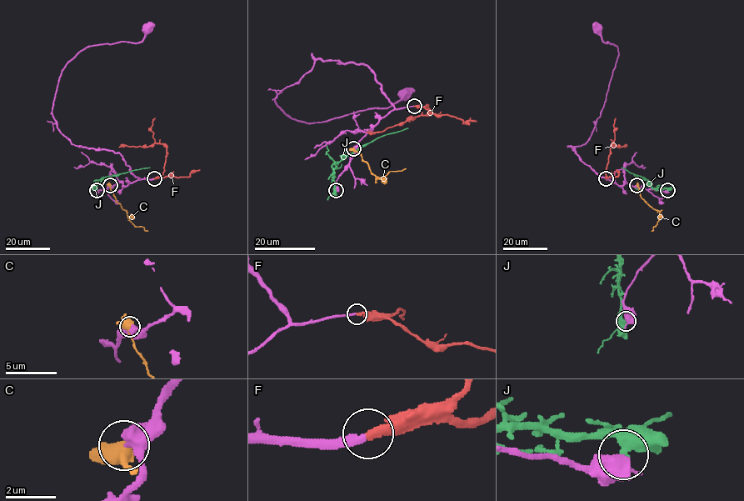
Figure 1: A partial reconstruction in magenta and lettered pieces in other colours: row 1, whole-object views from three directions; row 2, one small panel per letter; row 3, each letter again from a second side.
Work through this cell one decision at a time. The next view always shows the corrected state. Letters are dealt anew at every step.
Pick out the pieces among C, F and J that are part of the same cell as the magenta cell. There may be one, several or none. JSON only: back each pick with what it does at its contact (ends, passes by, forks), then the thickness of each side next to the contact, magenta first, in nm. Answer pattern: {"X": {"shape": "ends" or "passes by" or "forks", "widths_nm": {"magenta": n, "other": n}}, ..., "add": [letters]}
{"F": {"shape": "ends", "widths_nm": {"magenta": 240, "other": 320}}, "add": ["F"]}

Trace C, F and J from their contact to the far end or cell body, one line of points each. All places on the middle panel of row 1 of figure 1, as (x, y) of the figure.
C: (353, 148), (368, 165), (376, 179), (391, 171), (406, 168)
F: (414, 106), (426, 104), (431, 112), (381, 132), (366, 131)
J: (335, 190), (332, 167), (334, 163), (382, 136), (408, 128)

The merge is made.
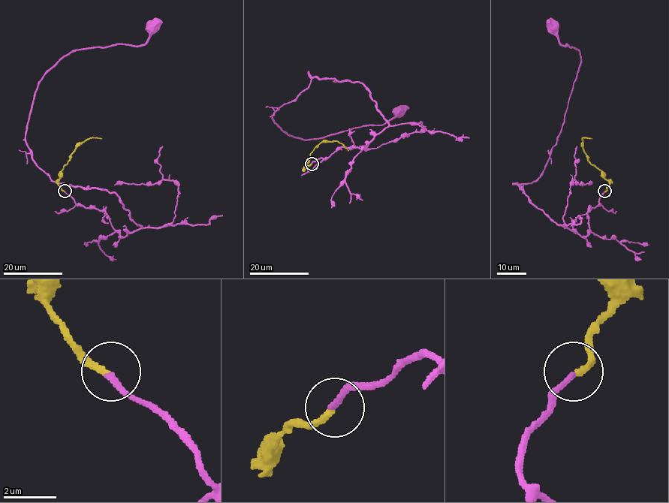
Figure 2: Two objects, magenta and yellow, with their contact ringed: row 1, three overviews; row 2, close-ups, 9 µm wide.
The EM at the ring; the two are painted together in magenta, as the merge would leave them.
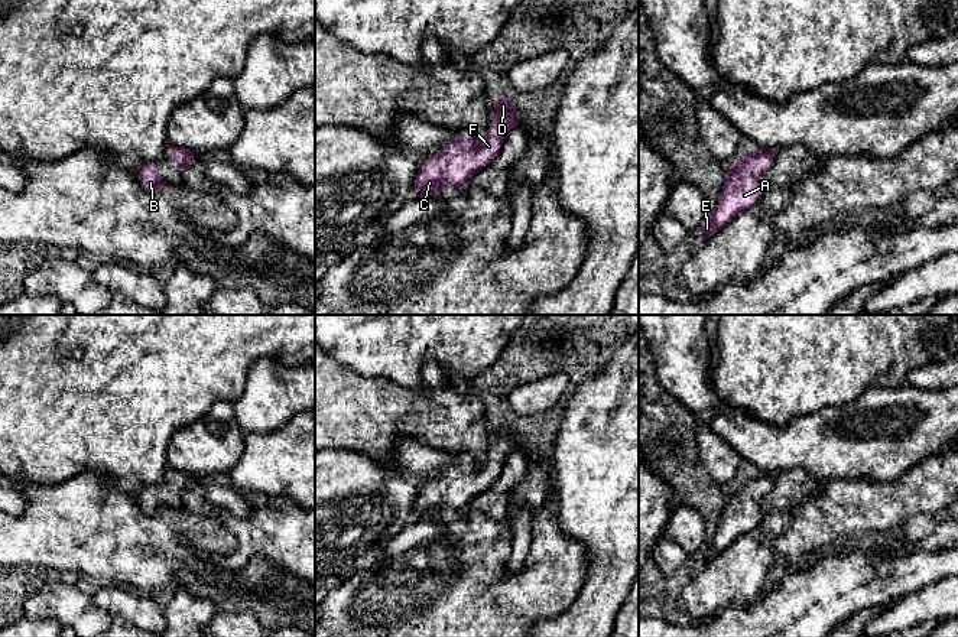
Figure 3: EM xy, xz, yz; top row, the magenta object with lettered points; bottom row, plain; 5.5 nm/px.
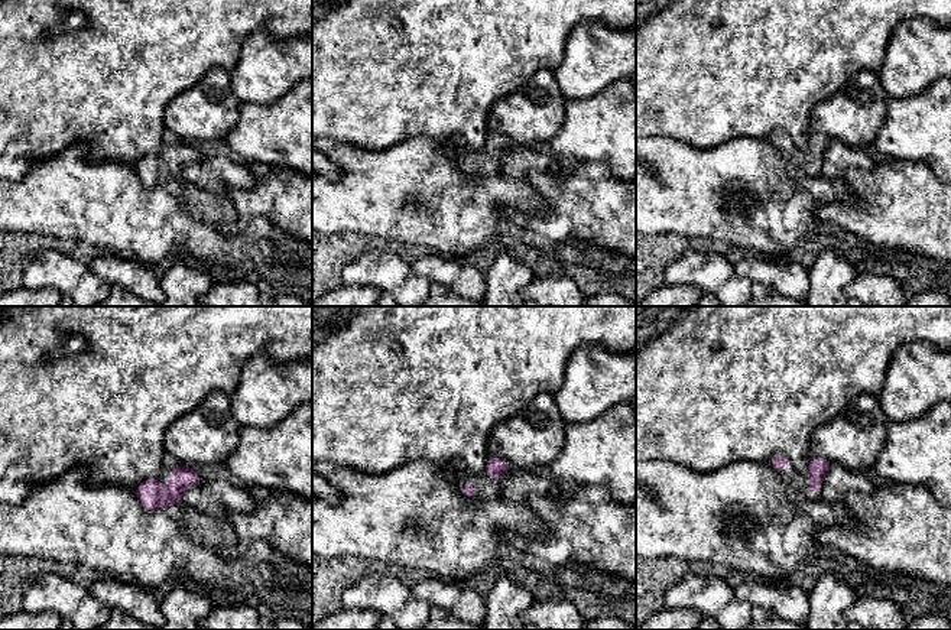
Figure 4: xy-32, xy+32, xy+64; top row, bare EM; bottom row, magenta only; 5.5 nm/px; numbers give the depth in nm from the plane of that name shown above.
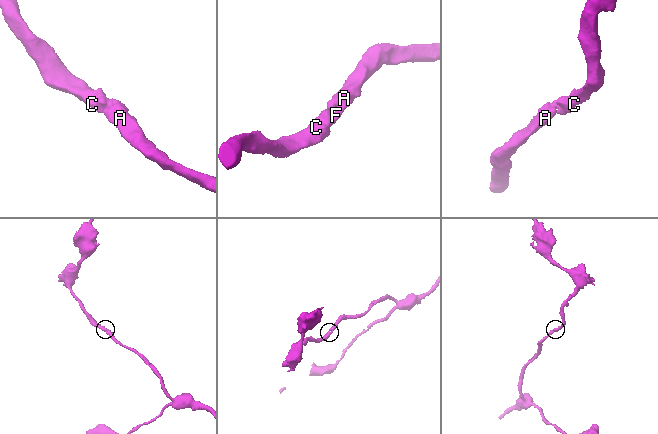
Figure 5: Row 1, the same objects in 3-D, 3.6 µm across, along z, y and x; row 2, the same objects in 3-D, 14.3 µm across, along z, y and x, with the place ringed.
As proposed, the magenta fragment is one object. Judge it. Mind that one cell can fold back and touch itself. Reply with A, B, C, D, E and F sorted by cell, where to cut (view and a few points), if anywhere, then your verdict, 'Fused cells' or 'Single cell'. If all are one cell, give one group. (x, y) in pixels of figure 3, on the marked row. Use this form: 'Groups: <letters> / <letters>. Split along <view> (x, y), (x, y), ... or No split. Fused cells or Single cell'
Groups: A B C D E F. No split. Single cell

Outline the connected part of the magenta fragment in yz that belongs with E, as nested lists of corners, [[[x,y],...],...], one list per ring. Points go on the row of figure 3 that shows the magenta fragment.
[[[780,149],[767,152],[757,150],[741,156],[725,170],[725,182],[714,214],[702,225],[702,241],[715,235],[733,218],[759,204],[764,194],[761,178],[773,165],[773,157]]]

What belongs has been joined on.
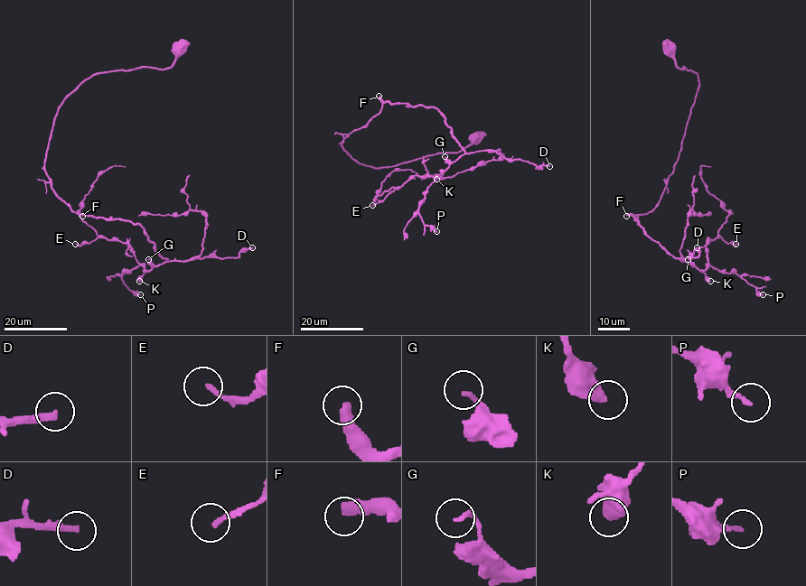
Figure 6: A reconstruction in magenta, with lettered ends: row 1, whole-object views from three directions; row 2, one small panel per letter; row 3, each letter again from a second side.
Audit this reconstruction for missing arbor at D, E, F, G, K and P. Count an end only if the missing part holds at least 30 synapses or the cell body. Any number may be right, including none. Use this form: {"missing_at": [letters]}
{"missing_at": ["D", "F"]}

